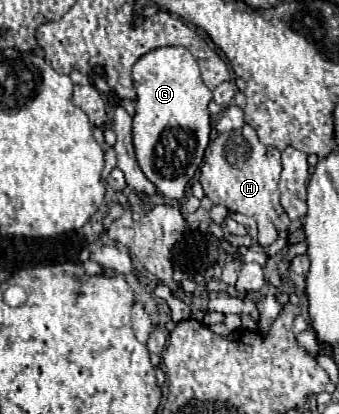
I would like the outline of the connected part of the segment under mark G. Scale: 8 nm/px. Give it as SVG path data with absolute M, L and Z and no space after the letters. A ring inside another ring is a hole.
M183 46L157 48L141 56L133 66L133 84L137 90L133 116L137 162L163 196L179 200L209 144L211 120L207 104L213 94L201 80L197 60Z

